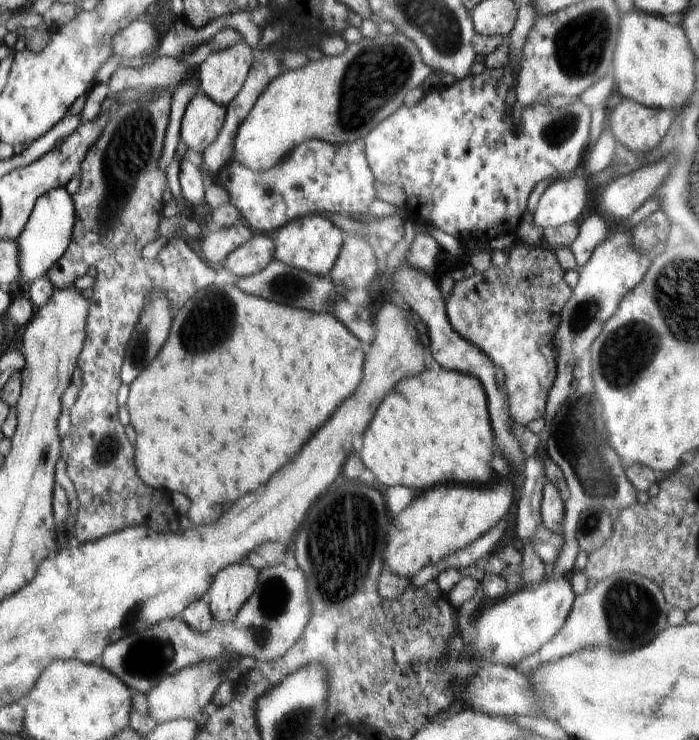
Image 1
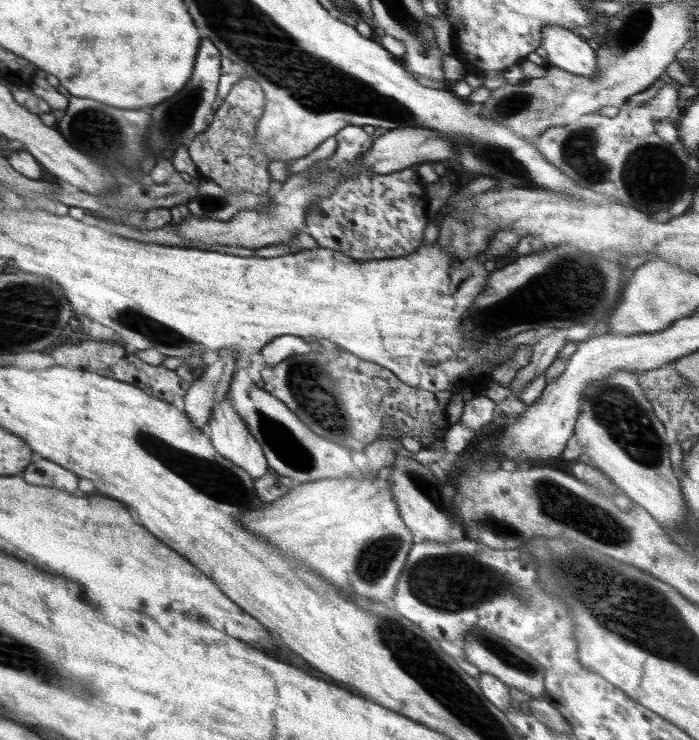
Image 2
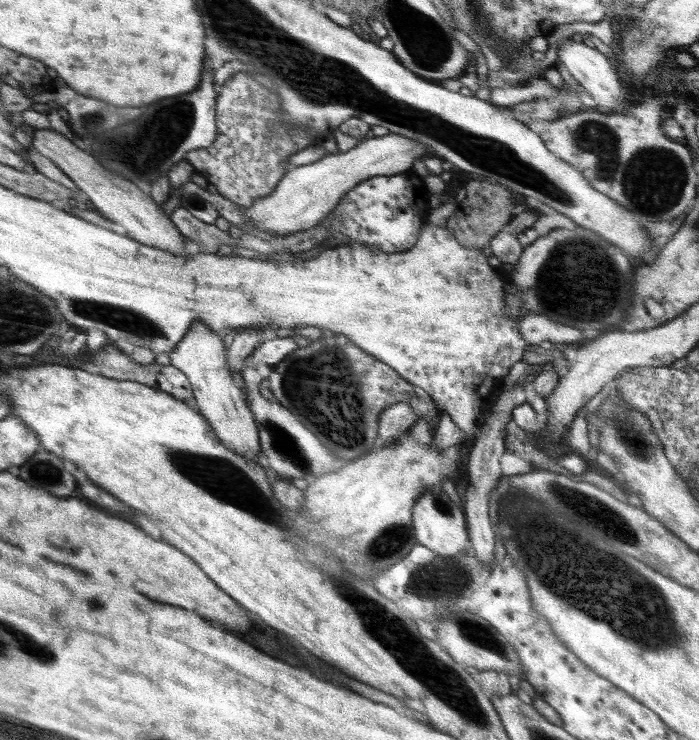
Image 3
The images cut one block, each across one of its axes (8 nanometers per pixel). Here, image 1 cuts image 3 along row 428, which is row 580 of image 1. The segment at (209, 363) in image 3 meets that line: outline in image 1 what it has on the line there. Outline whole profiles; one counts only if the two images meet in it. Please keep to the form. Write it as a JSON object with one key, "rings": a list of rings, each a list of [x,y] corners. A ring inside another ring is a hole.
{"rings":[[[245,563],[219,570],[206,594],[214,622],[229,623],[252,596],[259,571]]]}

